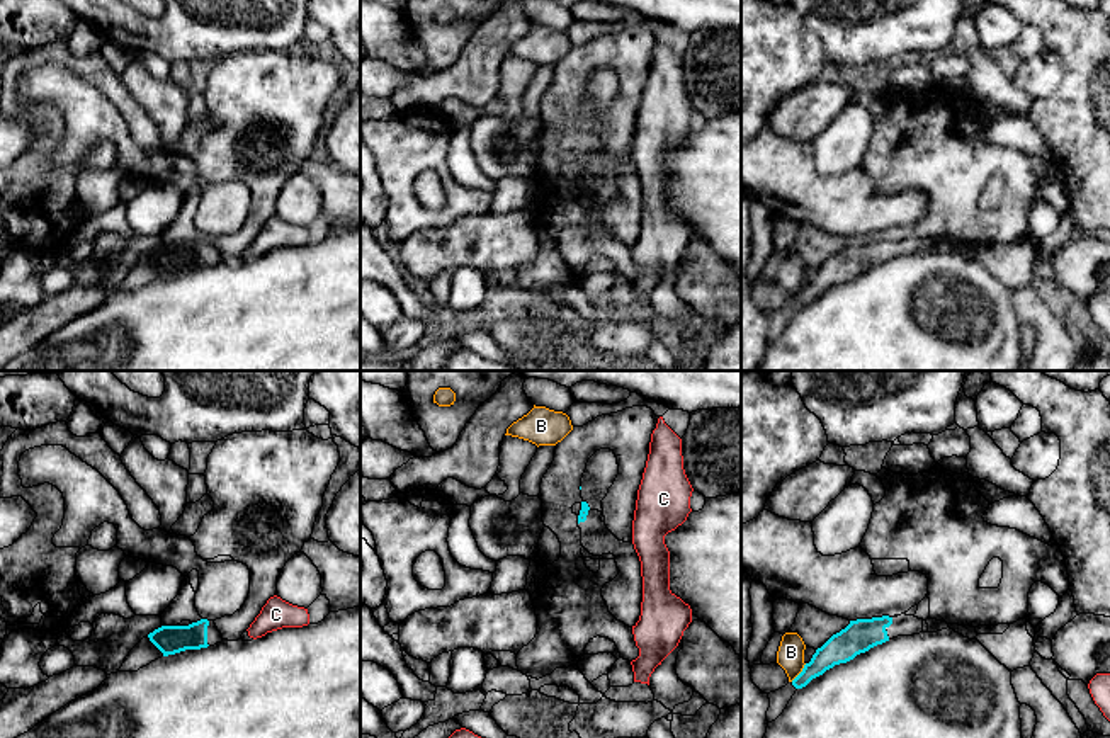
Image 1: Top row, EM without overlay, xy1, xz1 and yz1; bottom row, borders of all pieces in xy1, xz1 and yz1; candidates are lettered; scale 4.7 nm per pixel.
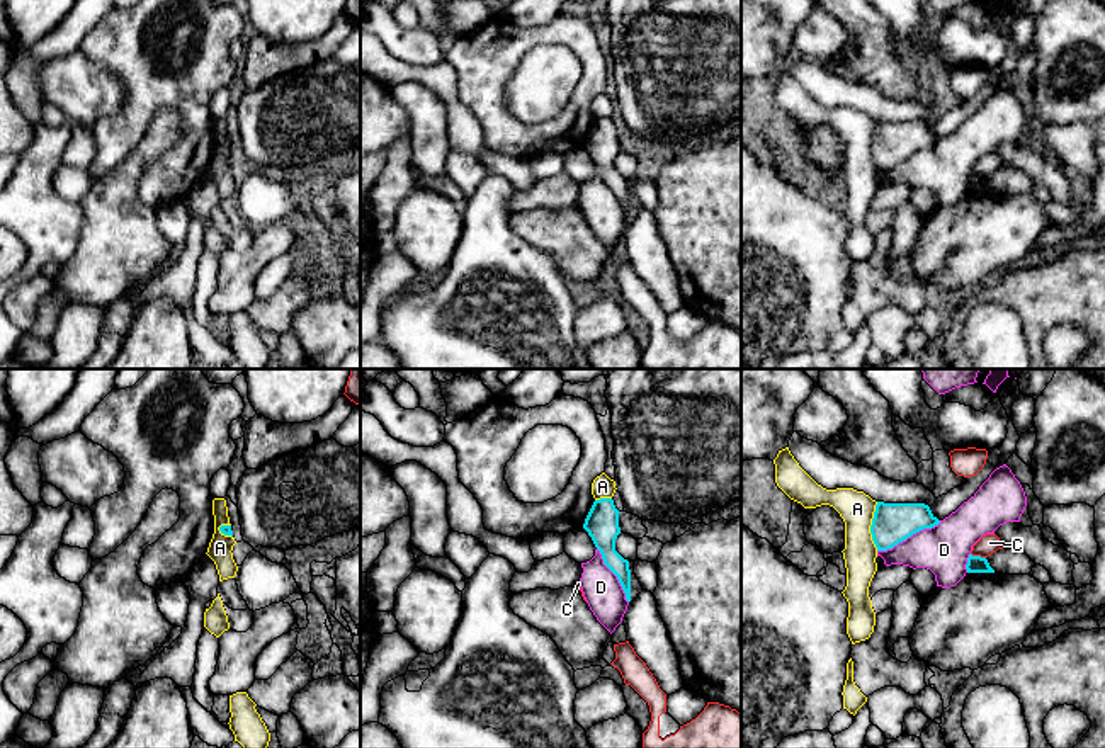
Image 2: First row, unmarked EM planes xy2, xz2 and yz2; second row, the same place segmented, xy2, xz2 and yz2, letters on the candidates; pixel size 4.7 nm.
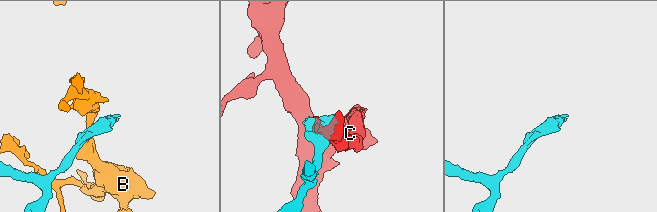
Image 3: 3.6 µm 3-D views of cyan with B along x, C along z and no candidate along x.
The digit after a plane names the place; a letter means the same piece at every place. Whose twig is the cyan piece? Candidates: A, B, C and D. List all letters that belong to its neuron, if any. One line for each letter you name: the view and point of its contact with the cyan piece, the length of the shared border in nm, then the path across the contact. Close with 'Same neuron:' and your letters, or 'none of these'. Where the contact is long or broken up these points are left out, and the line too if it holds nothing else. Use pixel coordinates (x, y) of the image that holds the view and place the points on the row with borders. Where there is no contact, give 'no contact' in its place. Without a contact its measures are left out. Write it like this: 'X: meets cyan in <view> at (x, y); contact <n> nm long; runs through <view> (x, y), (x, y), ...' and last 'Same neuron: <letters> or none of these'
Same neuron: none of these

